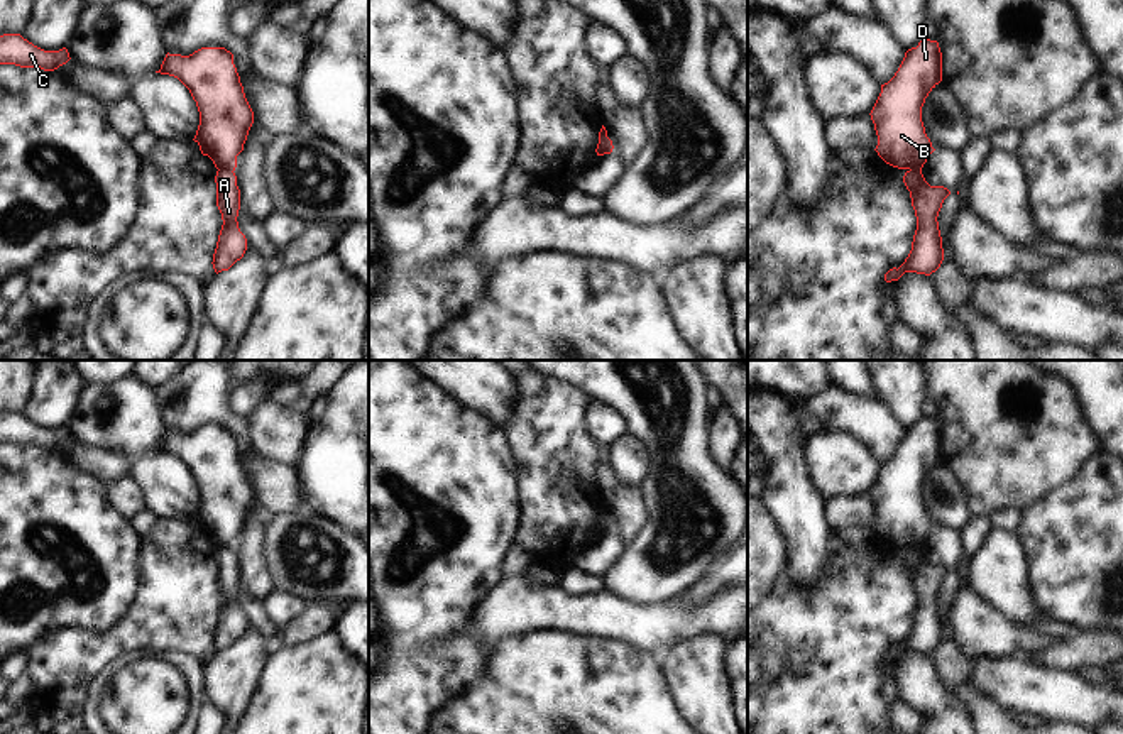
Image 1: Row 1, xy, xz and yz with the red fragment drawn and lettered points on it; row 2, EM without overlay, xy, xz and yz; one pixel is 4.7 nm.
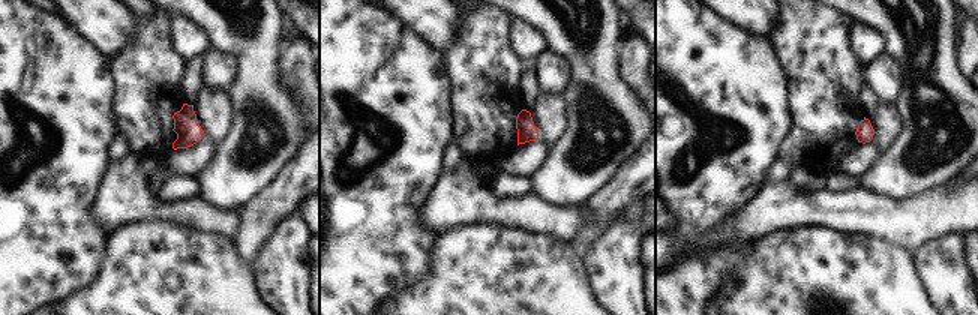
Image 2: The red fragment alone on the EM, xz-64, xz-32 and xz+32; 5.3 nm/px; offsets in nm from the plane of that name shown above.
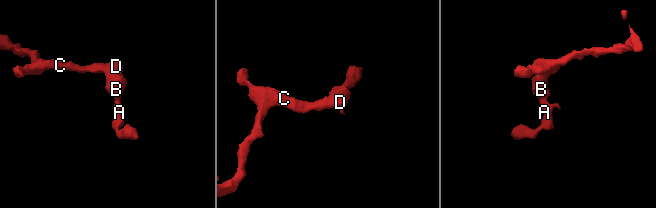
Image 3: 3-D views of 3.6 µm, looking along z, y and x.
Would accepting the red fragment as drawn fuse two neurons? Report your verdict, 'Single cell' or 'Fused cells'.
Fused cells.

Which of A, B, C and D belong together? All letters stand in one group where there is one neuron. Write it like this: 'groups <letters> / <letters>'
groups A / B C D

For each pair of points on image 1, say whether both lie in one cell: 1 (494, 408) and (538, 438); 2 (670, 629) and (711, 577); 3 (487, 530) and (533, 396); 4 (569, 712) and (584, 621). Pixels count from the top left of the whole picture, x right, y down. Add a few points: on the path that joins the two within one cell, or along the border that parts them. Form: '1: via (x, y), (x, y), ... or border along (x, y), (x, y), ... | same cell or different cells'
1: border along (513, 377), (516, 403), (503, 428) | different cells
2: border along (724, 586), (701, 606), (689, 606), (679, 596) | different cells
3: border along (503, 430), (516, 469), (518, 496) | different cells
4: border along (543, 628), (560, 628), (618, 638), (621, 641) | different cells

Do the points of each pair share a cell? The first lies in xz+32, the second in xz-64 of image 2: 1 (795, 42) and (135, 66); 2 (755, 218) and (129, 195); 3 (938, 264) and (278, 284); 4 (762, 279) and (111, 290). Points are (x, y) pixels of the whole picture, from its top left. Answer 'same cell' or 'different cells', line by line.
1: same cell
2: same cell
3: same cell
4: same cell

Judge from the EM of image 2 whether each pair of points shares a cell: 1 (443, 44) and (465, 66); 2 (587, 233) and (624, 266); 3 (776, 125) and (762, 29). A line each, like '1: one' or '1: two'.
1: two
2: two
3: two

